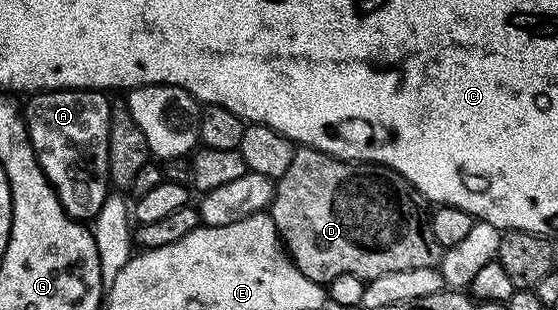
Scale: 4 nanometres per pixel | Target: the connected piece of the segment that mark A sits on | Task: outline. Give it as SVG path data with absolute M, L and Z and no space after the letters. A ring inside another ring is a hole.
M40 90L24 102L26 127L32 148L44 176L58 193L60 204L70 218L93 220L100 212L106 195L112 190L108 172L108 132L110 131L111 99L101 90Z

